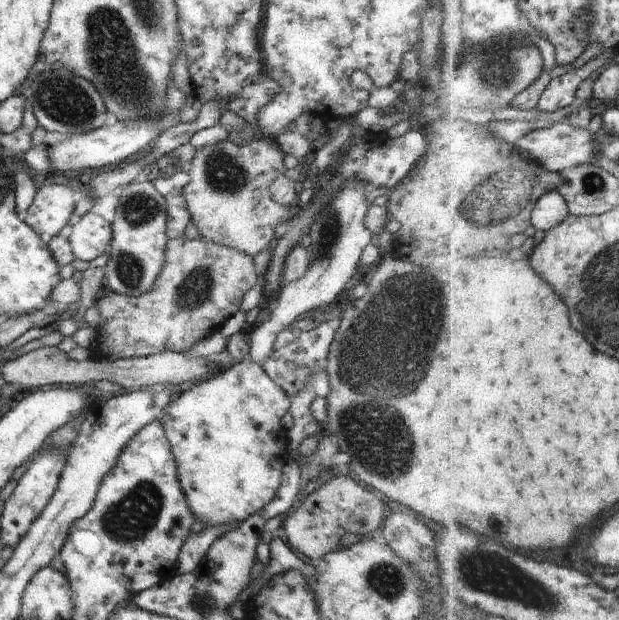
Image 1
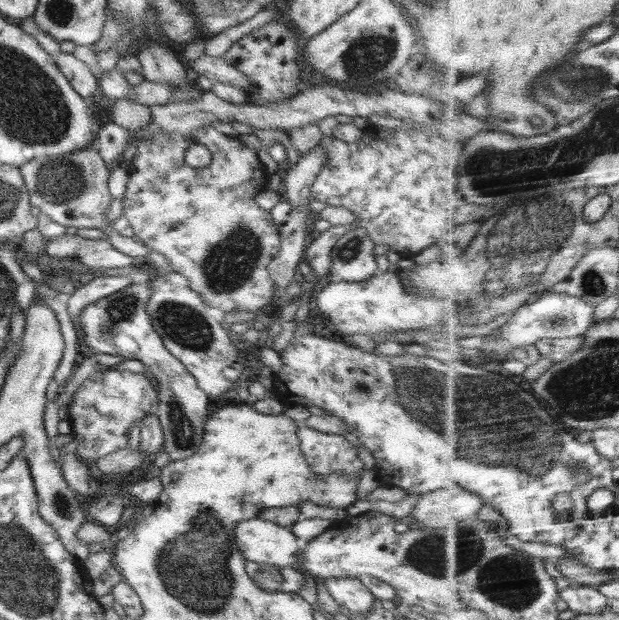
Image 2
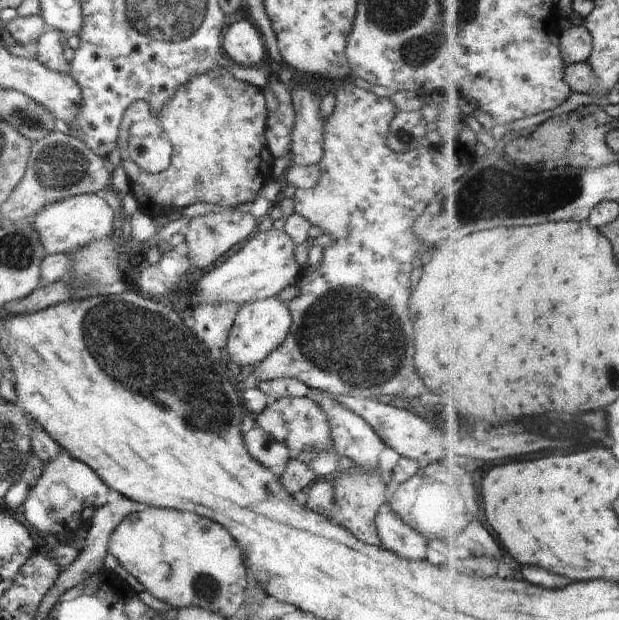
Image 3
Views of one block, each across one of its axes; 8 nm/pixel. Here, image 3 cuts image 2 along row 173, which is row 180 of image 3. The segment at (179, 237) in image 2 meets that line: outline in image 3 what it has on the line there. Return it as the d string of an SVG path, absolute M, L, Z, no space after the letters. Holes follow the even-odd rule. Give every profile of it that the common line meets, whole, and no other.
M215 67L210 71L192 76L188 83L182 84L168 100L155 120L169 138L173 152L168 169L160 173L150 173L139 168L129 158L129 132L140 123L150 122L153 116L148 102L137 101L130 104L119 127L117 144L120 149L121 166L131 184L132 195L137 200L139 210L152 218L170 215L190 204L208 202L223 208L252 202L257 198L262 186L274 176L279 164L272 157L266 145L266 122L268 110L260 88L238 81L228 70Z

